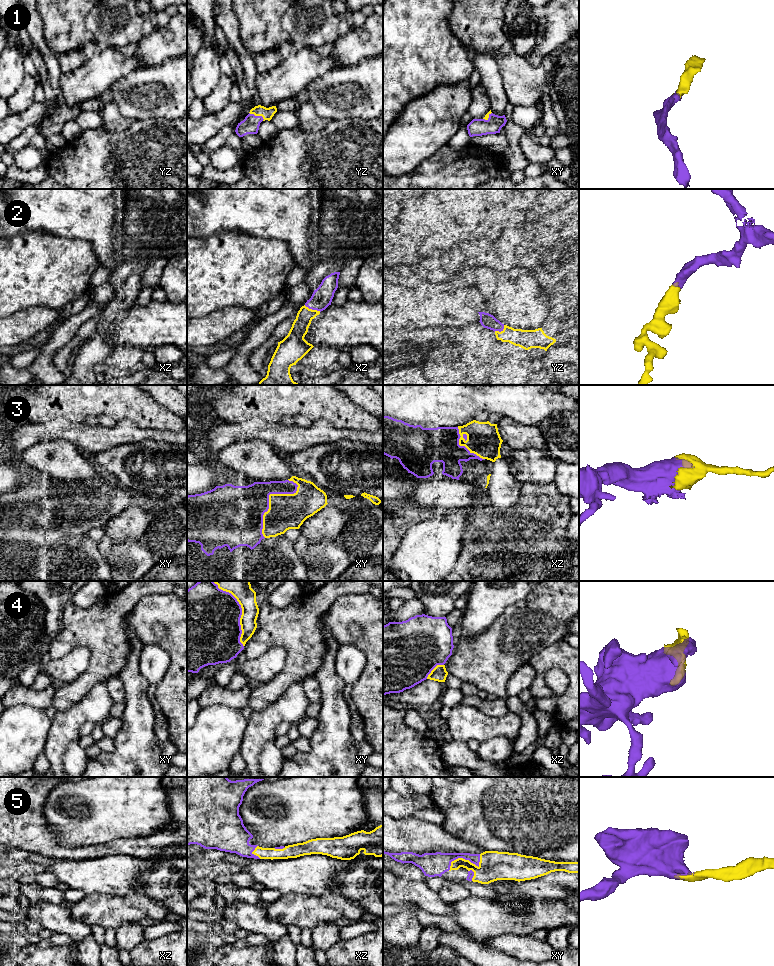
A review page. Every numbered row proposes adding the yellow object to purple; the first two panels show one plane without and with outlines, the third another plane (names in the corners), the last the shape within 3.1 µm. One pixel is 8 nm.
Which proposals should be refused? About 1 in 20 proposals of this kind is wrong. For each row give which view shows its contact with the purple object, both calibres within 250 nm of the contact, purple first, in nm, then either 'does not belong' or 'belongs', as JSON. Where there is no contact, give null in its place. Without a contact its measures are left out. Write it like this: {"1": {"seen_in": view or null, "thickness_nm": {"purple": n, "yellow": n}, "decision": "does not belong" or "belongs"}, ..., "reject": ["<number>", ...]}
{"1": {"seen_in": "yz", "thickness_nm": {"purple": 140, "yellow": 100}, "decision": "belongs"}, "2": {"seen_in": "xz", "thickness_nm": {"purple": 160, "yellow": 140}, "decision": "belongs"}, "3": {"seen_in": "xy", "thickness_nm": {"purple": 380, "yellow": 280}, "decision": "belongs"}, "4": {"seen_in": "xy", "thickness_nm": {"purple": 460, "yellow": 220}, "decision": "belongs"}, "5": {"seen_in": "xy", "thickness_nm": {"purple": 190, "yellow": 240}, "decision": "belongs"}, "reject": []}

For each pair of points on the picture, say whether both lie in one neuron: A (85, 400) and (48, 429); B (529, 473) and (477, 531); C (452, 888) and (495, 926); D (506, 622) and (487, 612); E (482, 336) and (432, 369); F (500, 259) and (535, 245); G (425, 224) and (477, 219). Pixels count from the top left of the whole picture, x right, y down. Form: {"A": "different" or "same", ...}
{"A": "different", "B": "different", "C": "different", "D": "different", "E": "different", "F": "different", "G": "same"}

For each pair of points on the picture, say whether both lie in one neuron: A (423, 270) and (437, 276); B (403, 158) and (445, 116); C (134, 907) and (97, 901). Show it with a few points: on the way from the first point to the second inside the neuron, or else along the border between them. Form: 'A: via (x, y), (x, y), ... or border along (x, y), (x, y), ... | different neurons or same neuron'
A: via (426, 270), (431, 270), (434, 273) | same neuron
B: via (413, 148), (435, 126) | same neuron
C: via (125, 907), (106, 907) | same neuron

